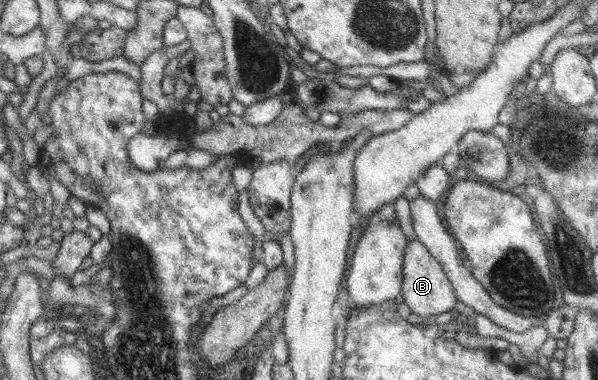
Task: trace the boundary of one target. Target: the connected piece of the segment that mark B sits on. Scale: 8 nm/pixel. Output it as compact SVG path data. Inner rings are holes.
M407 239L407 245L403 249L403 267L401 267L401 296L403 303L409 307L409 311L420 316L424 320L432 320L436 314L451 311L455 307L455 294L445 278L439 263L427 252L417 239Z

